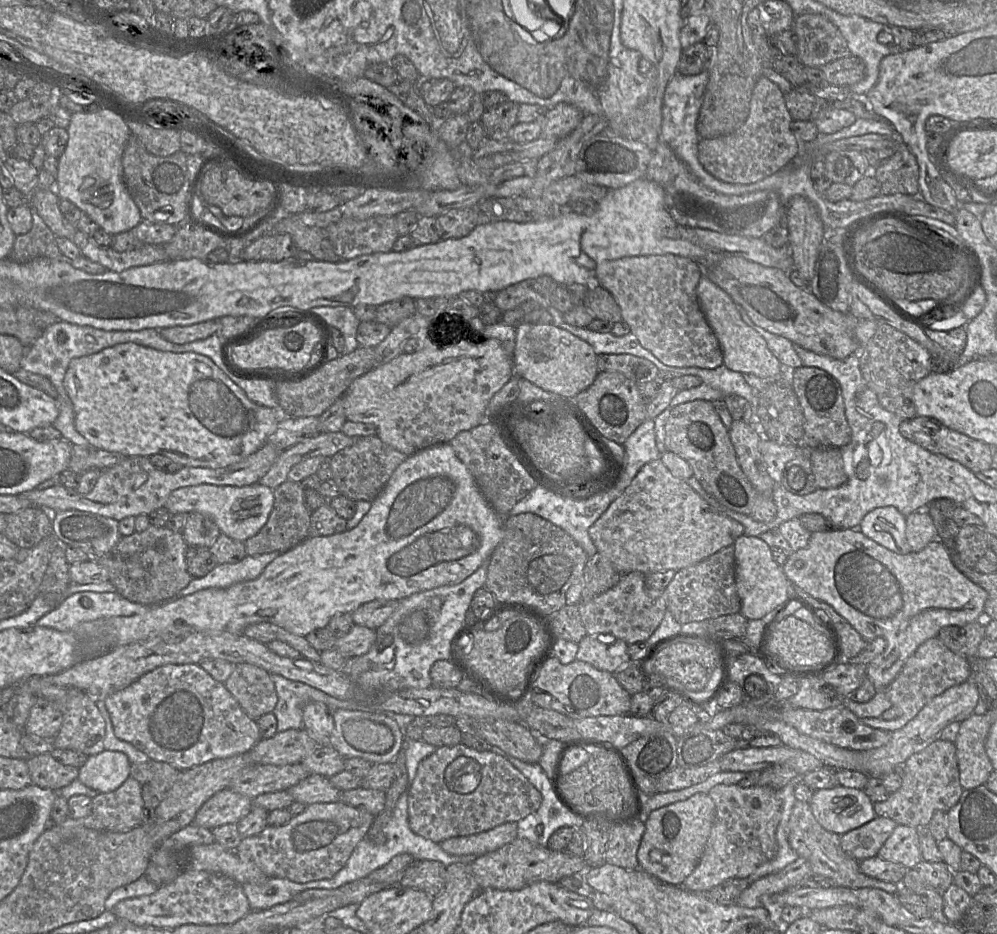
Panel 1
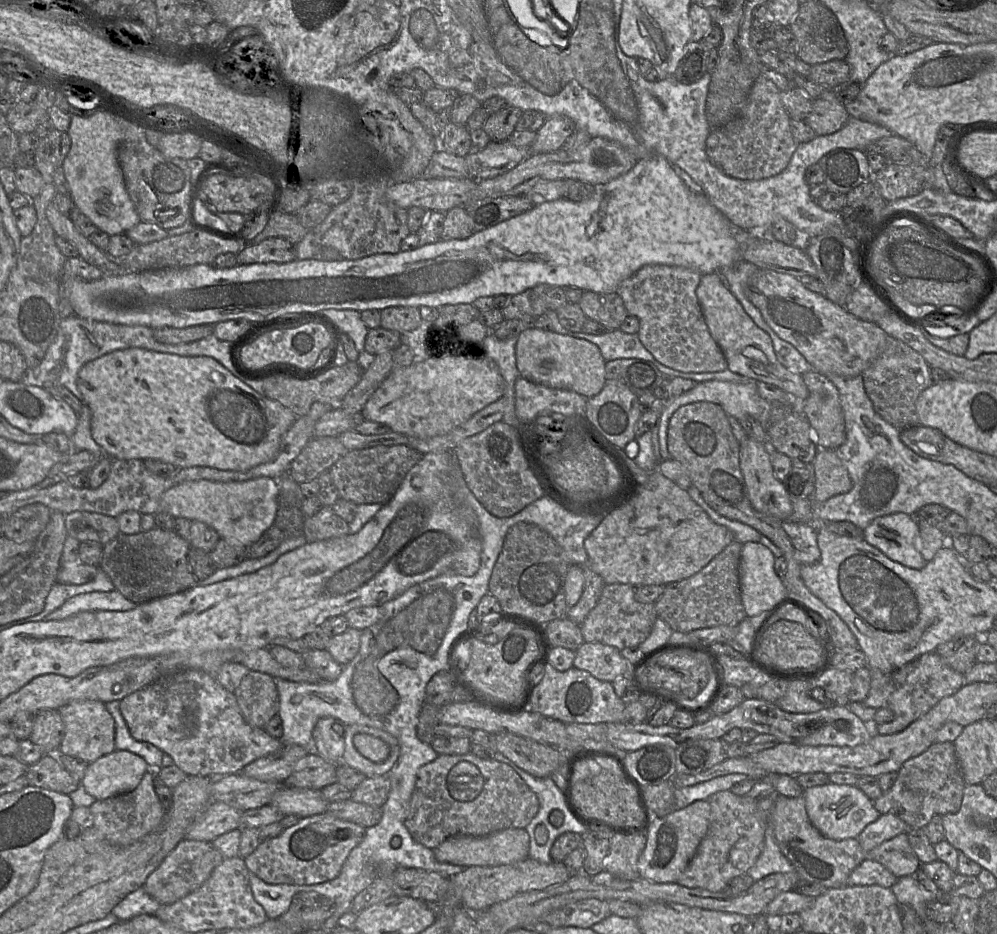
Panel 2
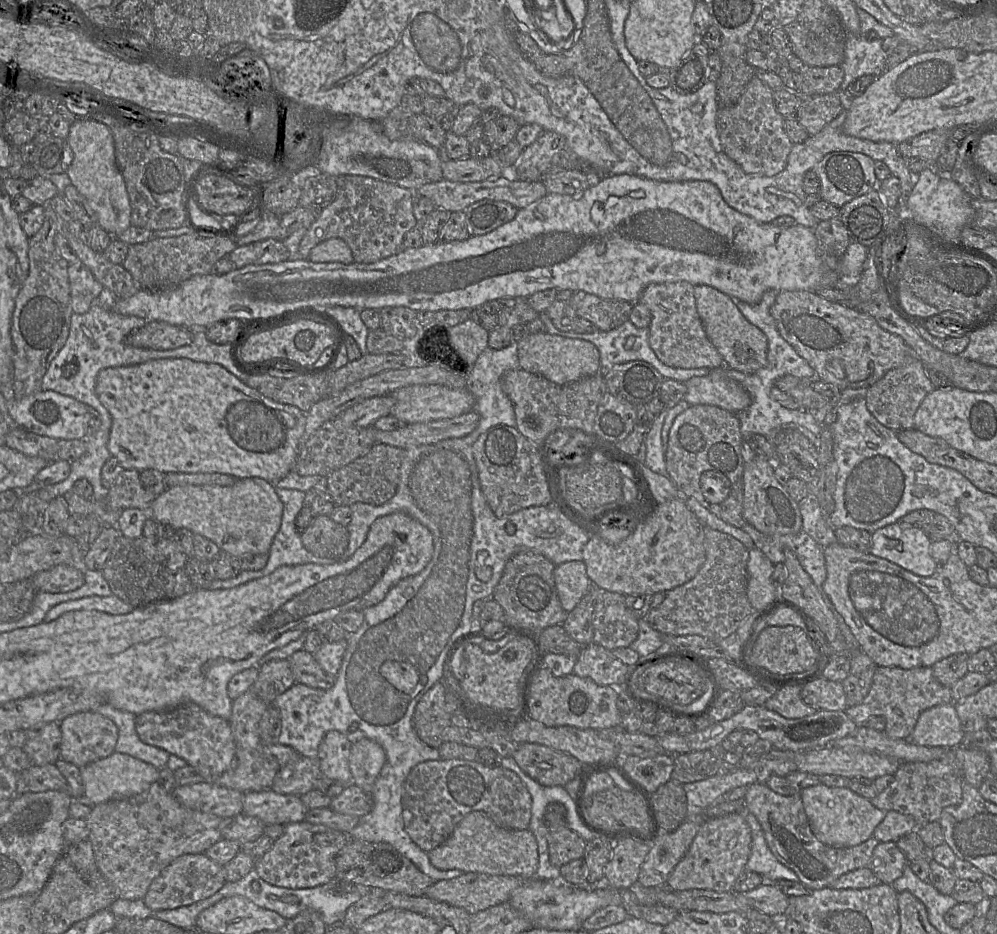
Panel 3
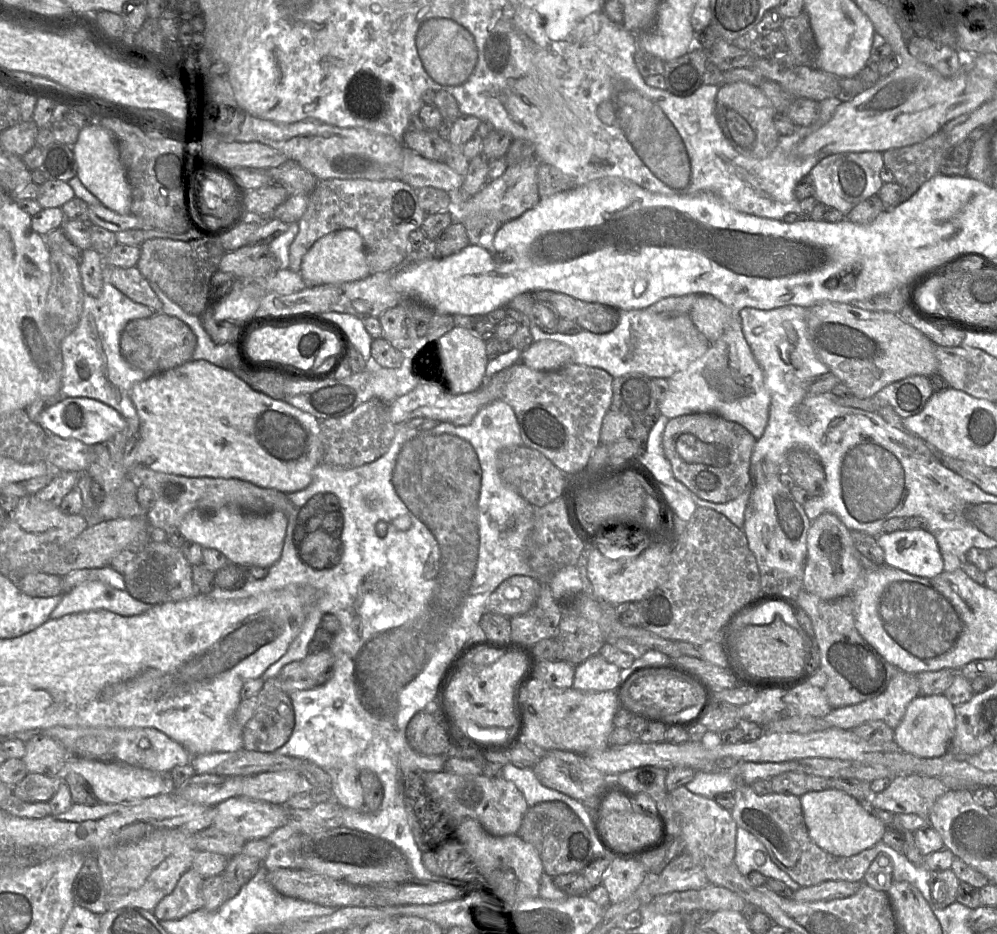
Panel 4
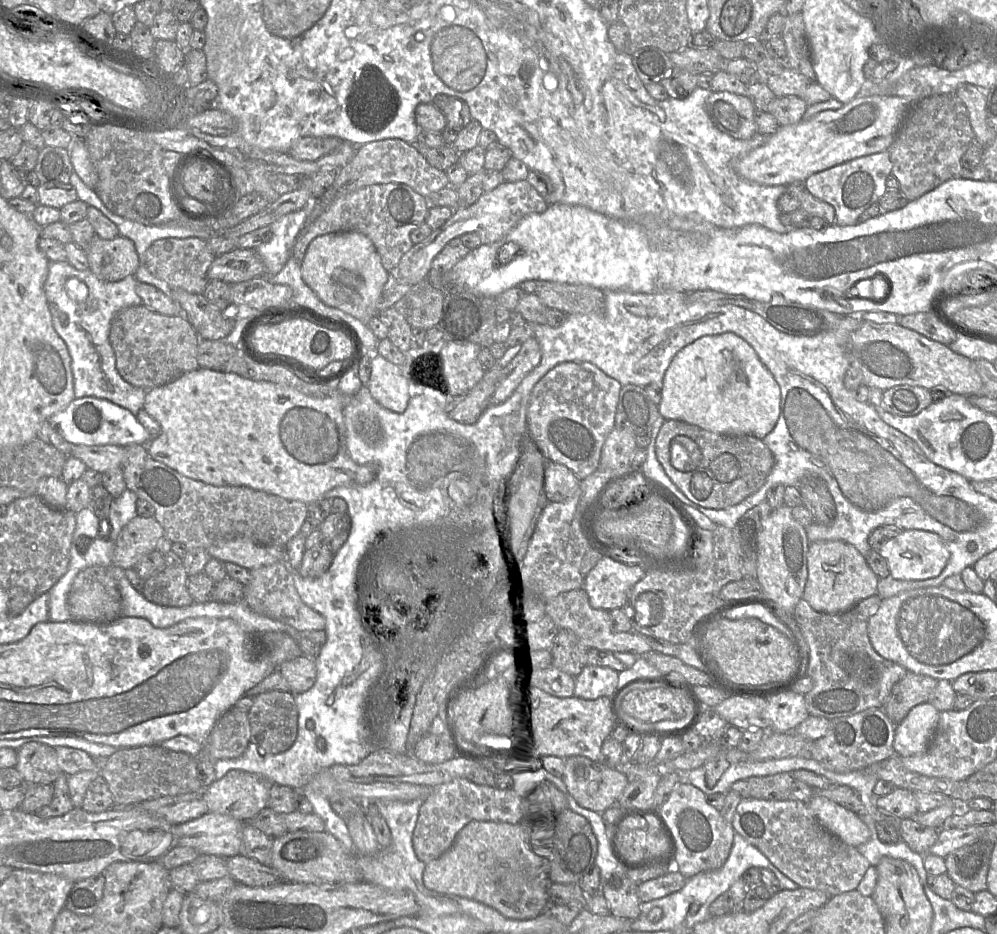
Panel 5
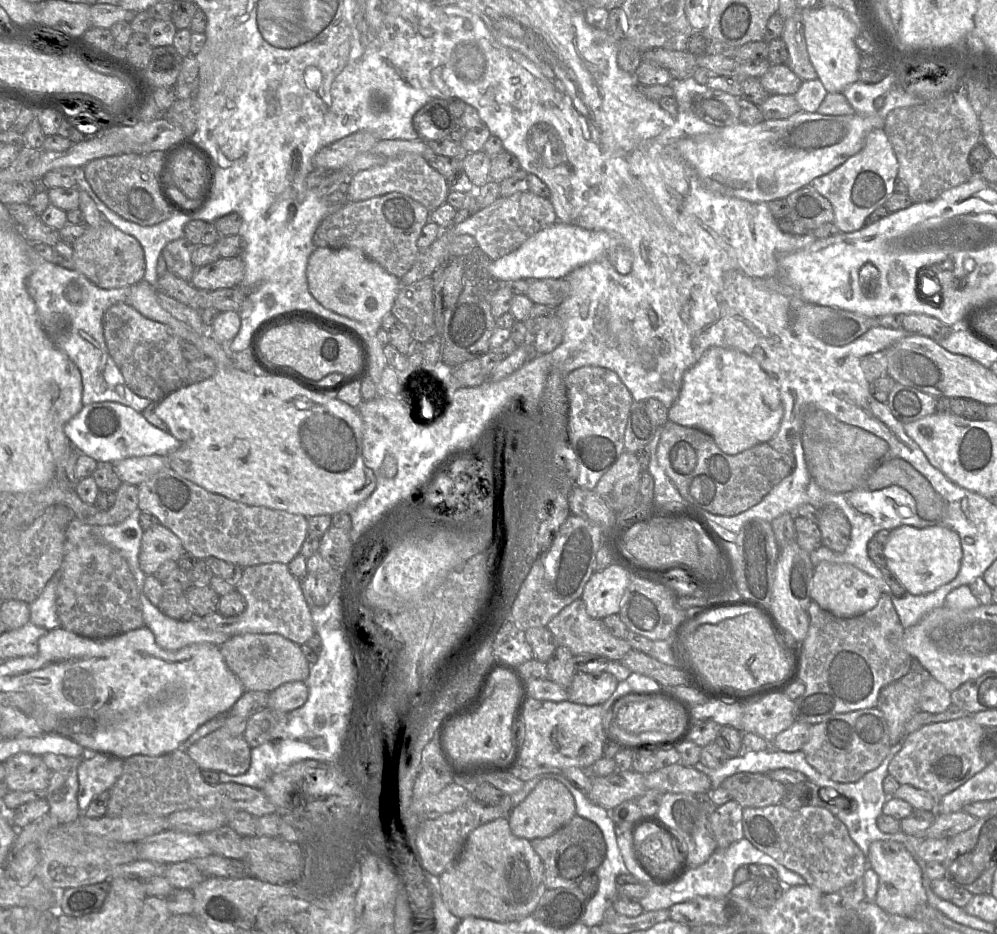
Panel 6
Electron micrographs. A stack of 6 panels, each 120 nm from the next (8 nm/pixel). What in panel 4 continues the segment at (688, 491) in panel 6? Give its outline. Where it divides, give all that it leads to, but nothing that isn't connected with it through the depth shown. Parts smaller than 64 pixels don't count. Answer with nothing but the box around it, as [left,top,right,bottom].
[662,413,756,503]

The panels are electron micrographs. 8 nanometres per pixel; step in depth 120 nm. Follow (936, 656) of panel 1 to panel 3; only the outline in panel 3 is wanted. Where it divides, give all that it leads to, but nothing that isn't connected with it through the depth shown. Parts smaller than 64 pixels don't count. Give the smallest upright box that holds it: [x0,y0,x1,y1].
[844,666,952,739]

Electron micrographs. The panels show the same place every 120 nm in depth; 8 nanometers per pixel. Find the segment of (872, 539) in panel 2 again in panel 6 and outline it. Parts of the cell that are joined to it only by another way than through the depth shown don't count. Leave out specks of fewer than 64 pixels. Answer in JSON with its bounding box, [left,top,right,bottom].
[884,525,962,595]

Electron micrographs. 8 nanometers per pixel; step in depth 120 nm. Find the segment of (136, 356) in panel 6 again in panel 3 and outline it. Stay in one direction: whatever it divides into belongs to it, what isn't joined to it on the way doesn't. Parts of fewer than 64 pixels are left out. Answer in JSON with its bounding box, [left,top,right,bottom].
[126,321,194,350]

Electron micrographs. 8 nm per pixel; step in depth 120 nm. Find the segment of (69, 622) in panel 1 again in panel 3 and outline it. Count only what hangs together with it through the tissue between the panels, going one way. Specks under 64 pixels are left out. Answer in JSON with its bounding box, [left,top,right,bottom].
[43,594,135,622]

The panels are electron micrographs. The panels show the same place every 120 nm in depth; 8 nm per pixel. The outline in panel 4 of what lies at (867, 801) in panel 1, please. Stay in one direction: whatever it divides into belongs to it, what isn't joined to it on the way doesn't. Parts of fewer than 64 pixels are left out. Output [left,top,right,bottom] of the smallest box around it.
[800,788,887,856]

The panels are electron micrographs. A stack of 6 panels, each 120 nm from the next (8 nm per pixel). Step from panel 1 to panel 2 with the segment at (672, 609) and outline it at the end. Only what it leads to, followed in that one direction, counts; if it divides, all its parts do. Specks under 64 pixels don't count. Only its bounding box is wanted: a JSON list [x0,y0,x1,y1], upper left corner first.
[654,539,747,632]

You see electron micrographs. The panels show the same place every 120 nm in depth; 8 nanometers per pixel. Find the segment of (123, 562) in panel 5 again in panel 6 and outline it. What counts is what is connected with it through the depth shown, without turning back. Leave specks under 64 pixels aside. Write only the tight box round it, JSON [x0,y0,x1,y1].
[139,522,186,575]

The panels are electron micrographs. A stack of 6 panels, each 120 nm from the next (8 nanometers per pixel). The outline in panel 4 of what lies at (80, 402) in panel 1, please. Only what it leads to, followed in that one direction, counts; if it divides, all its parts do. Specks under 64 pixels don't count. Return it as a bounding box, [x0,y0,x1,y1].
[123,360,324,493]

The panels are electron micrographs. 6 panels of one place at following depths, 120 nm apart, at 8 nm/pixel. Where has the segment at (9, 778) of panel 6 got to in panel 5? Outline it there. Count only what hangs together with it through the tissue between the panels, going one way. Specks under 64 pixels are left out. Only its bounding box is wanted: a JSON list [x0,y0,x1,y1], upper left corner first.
[15,742,62,784]

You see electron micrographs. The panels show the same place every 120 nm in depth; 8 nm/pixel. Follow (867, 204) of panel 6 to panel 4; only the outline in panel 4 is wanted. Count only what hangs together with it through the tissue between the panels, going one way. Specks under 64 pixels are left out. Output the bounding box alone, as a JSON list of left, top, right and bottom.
[810,152,884,216]

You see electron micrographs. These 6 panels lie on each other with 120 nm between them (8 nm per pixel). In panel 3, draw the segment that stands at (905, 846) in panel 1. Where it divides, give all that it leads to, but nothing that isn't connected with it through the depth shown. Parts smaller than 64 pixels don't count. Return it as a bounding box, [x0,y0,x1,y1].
[868,841,908,884]

